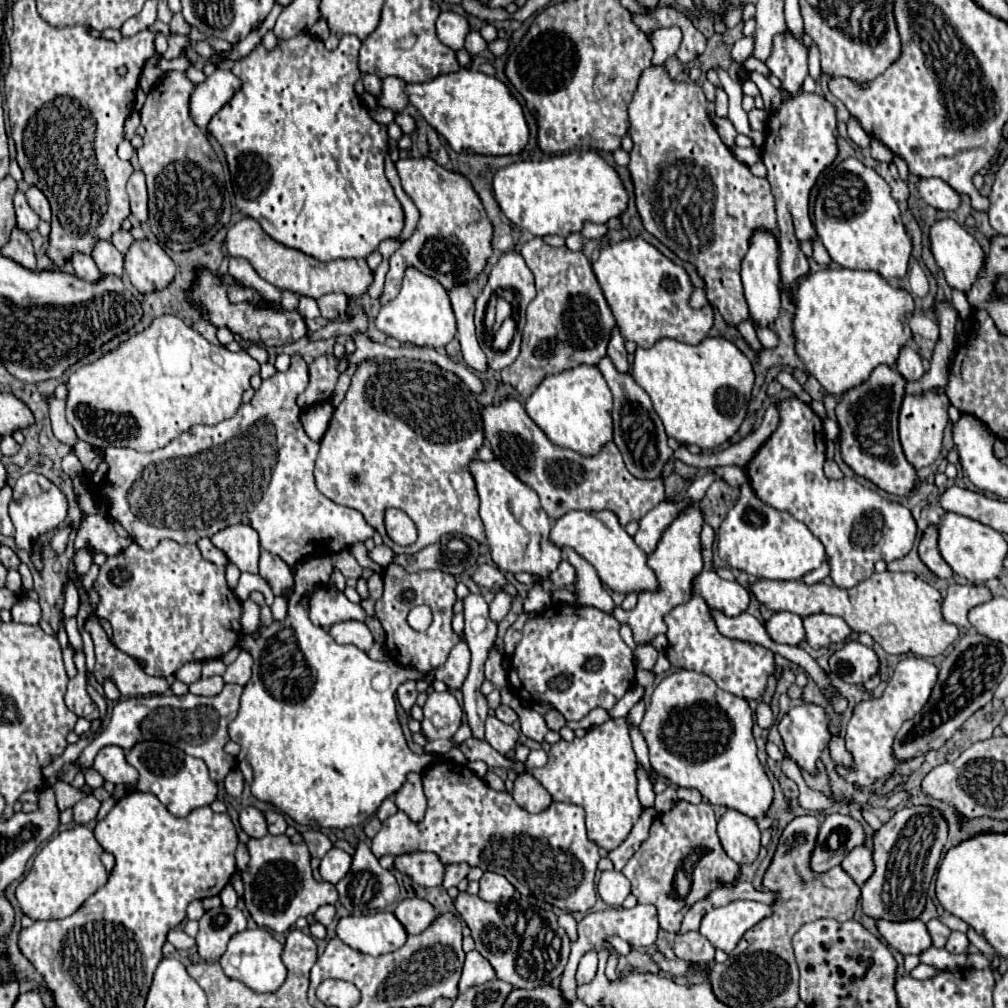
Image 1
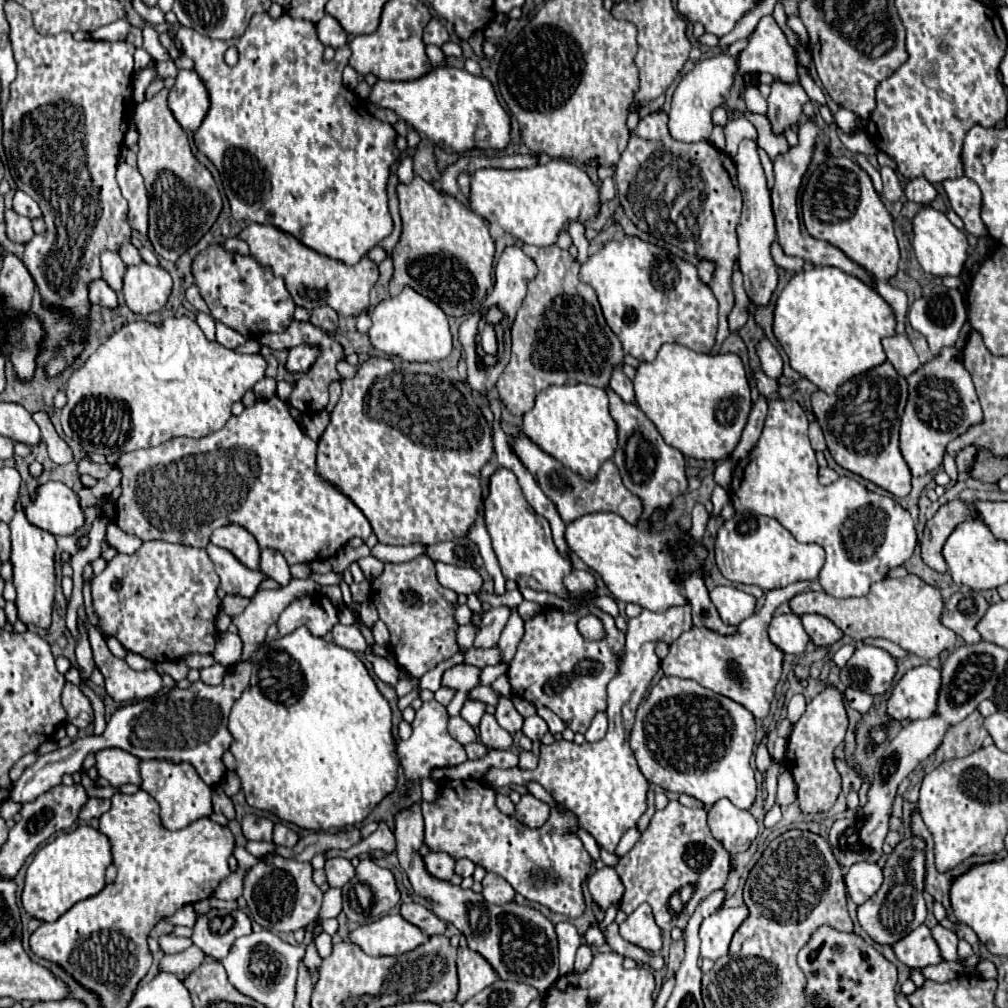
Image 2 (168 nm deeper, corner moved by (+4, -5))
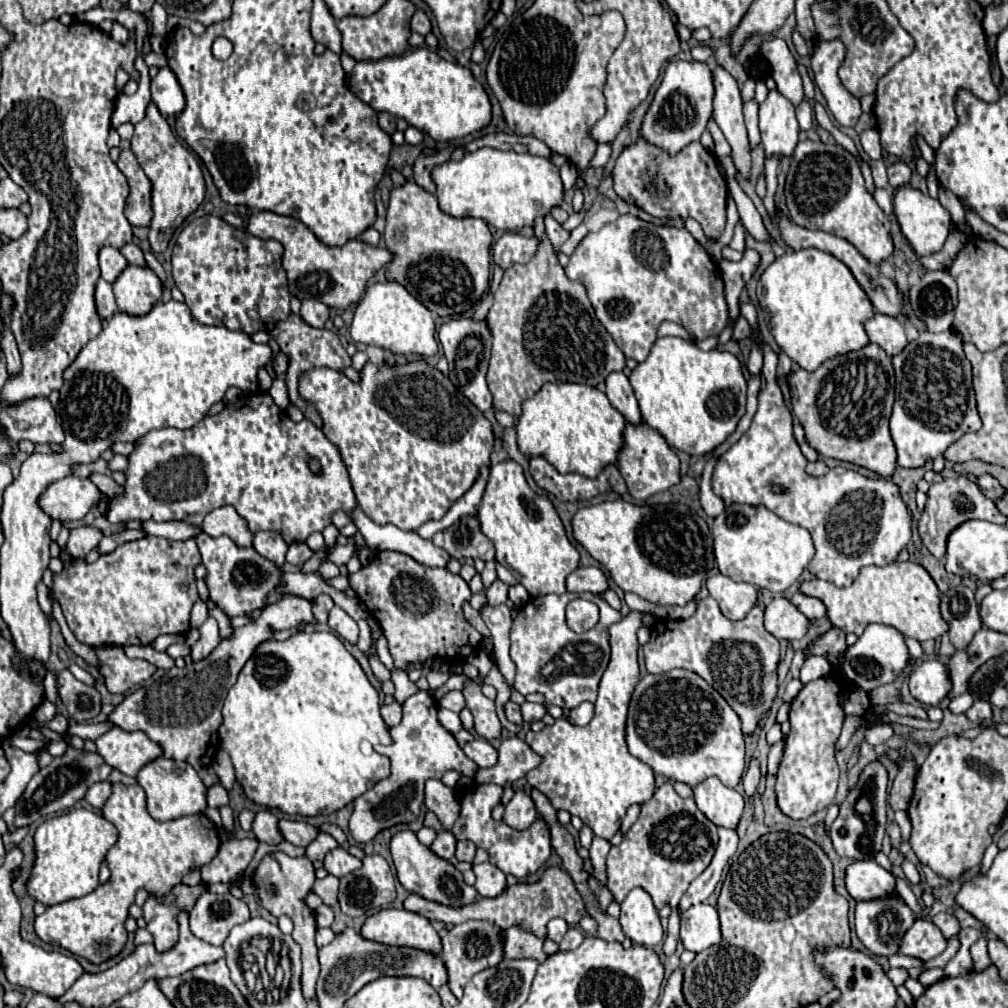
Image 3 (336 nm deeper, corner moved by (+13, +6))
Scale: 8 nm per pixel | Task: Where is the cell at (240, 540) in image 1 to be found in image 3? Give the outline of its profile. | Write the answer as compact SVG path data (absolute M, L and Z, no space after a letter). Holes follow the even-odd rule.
M226 505L220 509L210 511L204 517L204 523L200 525L200 529L204 533L208 533L210 537L220 537L220 535L228 535L238 547L252 547L252 533L246 525L246 519L242 519L234 507Z

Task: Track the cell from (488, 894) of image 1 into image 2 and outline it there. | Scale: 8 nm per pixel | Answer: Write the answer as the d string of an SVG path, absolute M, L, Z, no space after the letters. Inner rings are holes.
M489 872L485 878L483 878L483 896L487 902L491 904L497 904L497 906L503 906L507 902L513 902L513 896L515 896L515 890L511 888L511 884L501 878L499 874L493 874Z

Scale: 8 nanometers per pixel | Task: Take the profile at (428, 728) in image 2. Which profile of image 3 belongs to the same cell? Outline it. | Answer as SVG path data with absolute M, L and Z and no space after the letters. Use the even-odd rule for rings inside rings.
M418 691L402 705L400 725L390 729L392 745L384 749L384 755L392 761L392 773L384 781L376 783L362 797L354 801L354 813L350 817L350 833L358 843L368 843L376 833L398 823L408 823L418 817L424 803L424 781L440 779L446 771L456 769L466 777L472 777L478 769L462 749L454 735L446 731L438 721L438 703L428 691Z

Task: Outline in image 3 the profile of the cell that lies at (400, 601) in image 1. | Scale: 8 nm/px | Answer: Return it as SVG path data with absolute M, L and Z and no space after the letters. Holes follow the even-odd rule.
M382 551L370 565L348 575L348 581L380 623L394 665L404 671L408 661L424 661L428 657L448 663L466 661L470 653L482 647L482 635L462 615L462 603L472 597L468 583L448 569L430 569L404 553Z

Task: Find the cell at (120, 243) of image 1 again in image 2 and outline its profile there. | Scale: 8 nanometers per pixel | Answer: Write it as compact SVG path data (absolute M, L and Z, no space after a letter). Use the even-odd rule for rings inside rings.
M123 244L121 250L119 250L119 256L121 260L127 264L127 266L133 266L133 264L141 264L141 256L139 256L139 250L133 246L133 244Z

